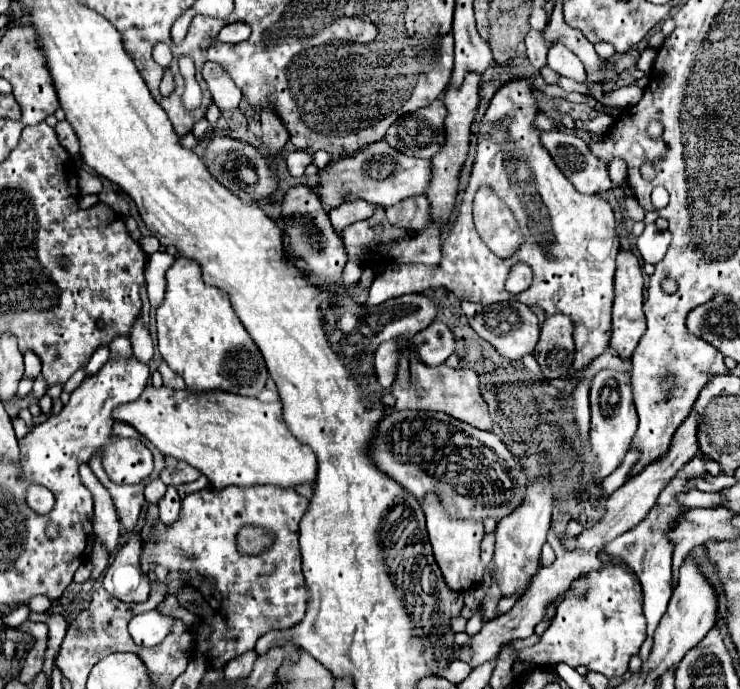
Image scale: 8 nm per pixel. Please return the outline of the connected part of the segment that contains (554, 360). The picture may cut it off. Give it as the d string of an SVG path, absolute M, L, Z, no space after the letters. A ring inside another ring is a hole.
M554 314L542 324L538 346L534 348L534 358L548 378L562 378L572 368L574 362L574 324L564 314Z

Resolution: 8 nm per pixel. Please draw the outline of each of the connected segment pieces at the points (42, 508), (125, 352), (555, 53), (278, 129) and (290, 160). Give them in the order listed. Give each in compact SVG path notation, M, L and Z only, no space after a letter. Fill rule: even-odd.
M28 486L26 500L28 500L28 506L38 514L46 514L54 506L54 494L42 486Z
M116 336L110 342L110 352L112 352L112 356L130 356L132 354L130 338L128 336Z
M562 42L552 44L552 48L548 52L548 66L554 72L558 72L560 76L566 76L566 78L572 78L572 80L578 80L578 82L584 82L586 80L584 64Z
M272 106L262 108L262 142L266 152L276 152L282 150L282 146L288 142L290 134L284 126L284 122L274 114Z
M294 150L288 154L286 164L288 164L288 170L292 176L304 176L306 168L312 164L312 156L304 150Z

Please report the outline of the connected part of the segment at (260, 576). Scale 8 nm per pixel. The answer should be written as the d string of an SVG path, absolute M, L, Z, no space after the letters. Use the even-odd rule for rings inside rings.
M208 486L200 492L190 494L182 502L182 516L174 526L166 528L162 522L158 524L156 544L144 544L142 558L152 554L152 564L170 568L170 576L174 578L170 584L170 592L172 588L180 586L180 594L178 594L180 604L184 606L186 602L194 602L198 616L214 628L210 636L212 646L204 652L212 668L222 670L230 660L242 656L248 650L254 650L256 640L266 632L284 630L302 622L306 614L308 590L306 590L306 582L300 566L302 558L300 558L300 546L298 546L298 524L306 508L308 508L308 500L300 496L294 488L278 490L278 486L250 486L250 490L242 490L236 486L228 486L218 490ZM246 524L254 524L274 532L276 540L272 548L266 550L262 556L238 554L236 534ZM180 574L184 574L186 580L180 580Z

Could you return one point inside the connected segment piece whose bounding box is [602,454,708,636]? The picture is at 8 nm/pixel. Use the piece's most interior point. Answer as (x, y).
(646, 549)

